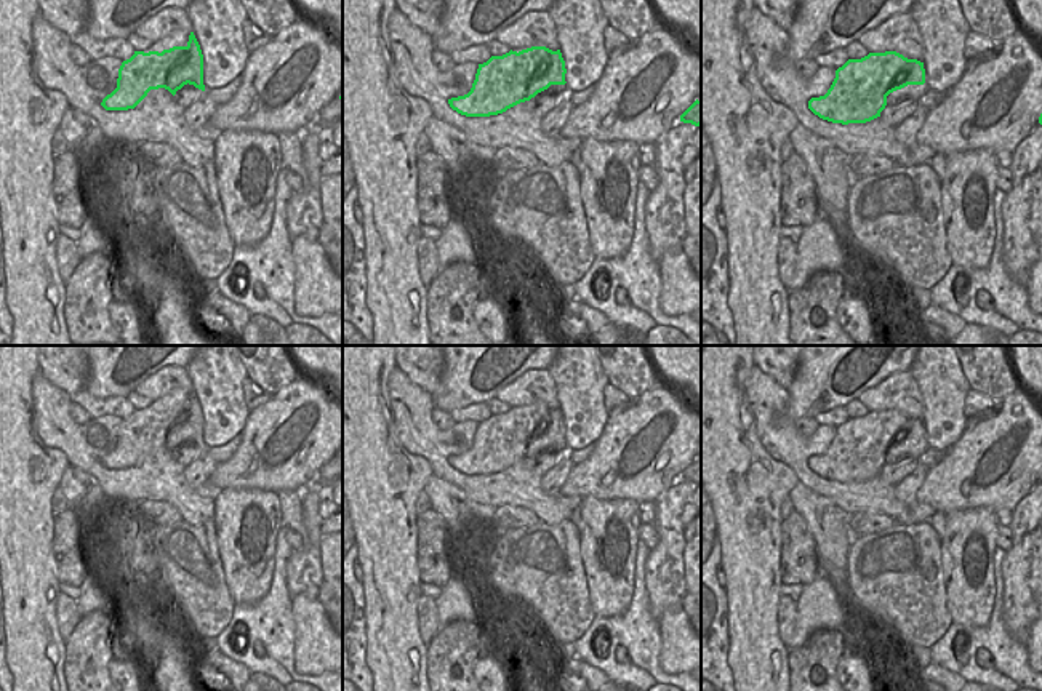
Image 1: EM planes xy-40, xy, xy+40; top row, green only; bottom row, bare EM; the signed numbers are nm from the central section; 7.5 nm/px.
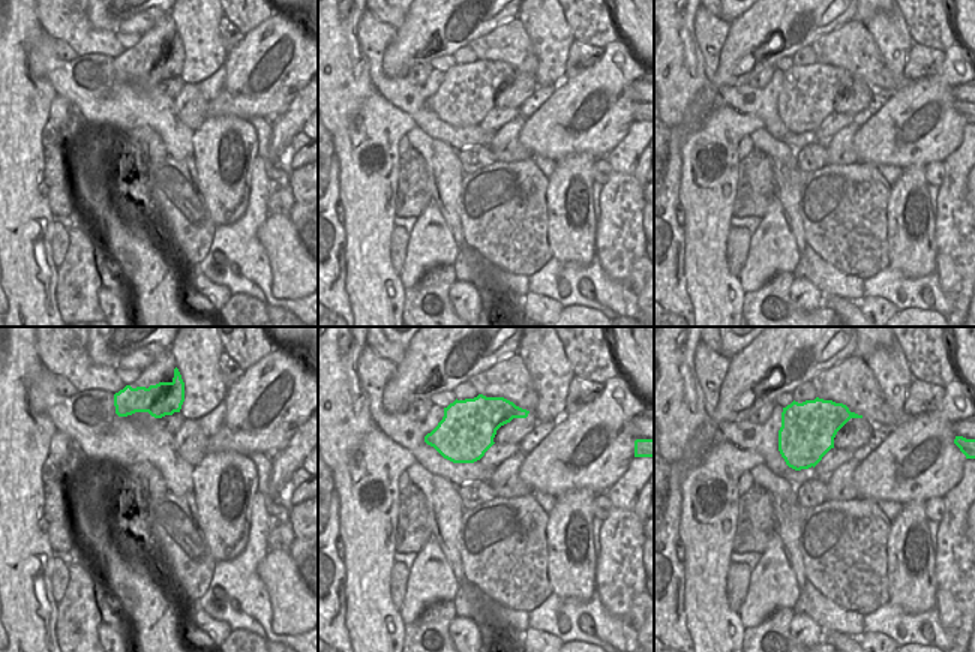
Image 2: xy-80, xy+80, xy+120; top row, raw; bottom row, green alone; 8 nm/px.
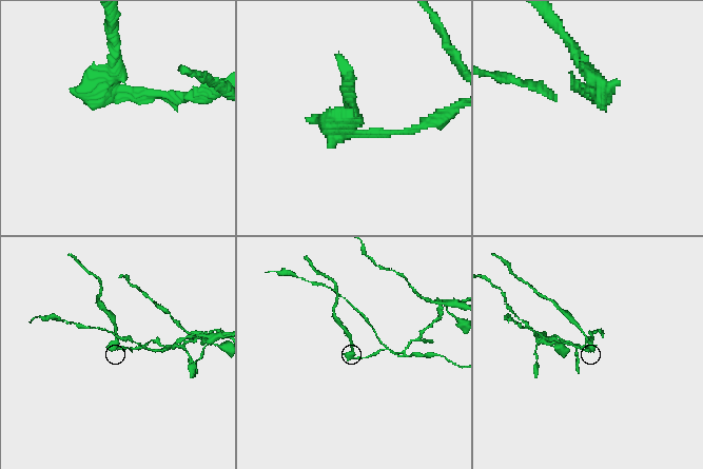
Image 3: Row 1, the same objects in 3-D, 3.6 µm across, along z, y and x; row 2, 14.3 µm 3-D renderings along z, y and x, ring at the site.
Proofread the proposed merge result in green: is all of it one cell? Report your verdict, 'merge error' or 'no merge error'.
merge error

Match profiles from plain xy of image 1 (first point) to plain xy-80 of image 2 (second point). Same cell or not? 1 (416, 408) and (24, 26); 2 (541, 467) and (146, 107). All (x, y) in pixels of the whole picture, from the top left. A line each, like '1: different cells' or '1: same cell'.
1: different cells
2: different cells

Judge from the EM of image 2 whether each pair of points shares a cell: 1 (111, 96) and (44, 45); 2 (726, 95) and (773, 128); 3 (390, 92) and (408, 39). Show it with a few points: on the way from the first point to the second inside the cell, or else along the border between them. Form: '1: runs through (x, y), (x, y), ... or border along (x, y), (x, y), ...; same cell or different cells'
1: runs through (92, 87), (86, 81), (68, 78), (54, 65); same cell
2: runs through (740, 99), (744, 104), (755, 104), (765, 114); same cell
3: border along (393, 41), (384, 51), (383, 72), (405, 77); different cells

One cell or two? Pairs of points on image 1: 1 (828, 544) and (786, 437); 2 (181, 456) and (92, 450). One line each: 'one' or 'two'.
1: two
2: two

